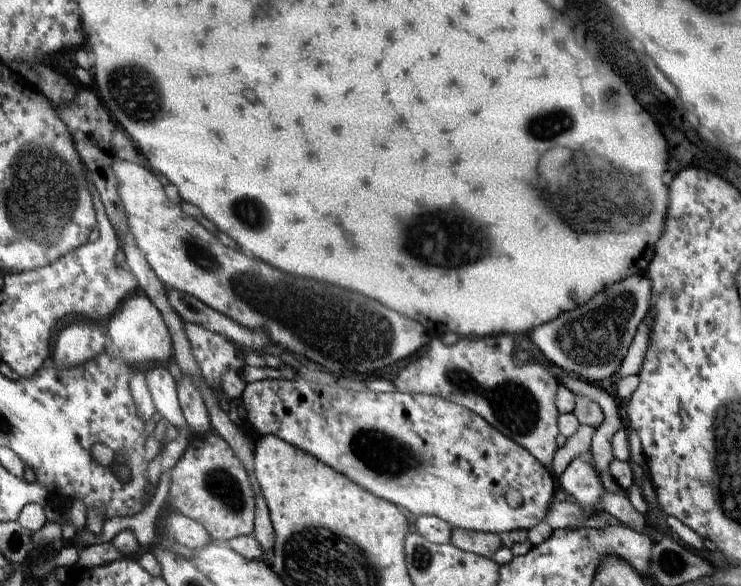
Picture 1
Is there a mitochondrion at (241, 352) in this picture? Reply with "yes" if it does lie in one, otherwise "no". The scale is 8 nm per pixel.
no

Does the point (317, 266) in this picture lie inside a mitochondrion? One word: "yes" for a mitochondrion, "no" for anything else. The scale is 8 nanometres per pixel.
no

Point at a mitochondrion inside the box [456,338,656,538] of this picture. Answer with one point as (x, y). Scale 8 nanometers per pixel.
(513, 408)

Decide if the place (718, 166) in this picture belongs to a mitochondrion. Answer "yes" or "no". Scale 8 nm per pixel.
no

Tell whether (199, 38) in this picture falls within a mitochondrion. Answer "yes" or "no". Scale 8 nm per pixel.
no

